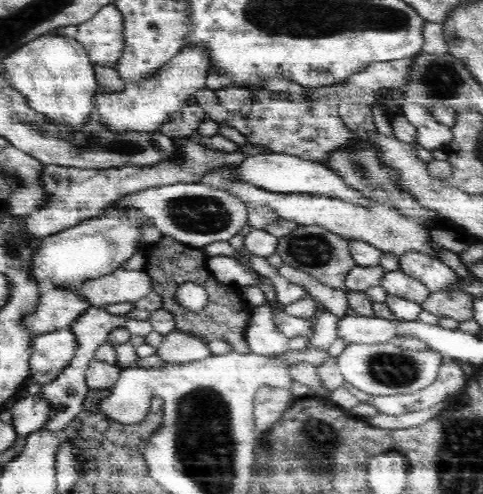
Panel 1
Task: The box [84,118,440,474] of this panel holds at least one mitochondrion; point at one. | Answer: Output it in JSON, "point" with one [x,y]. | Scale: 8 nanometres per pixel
{"point":[200,213]}

